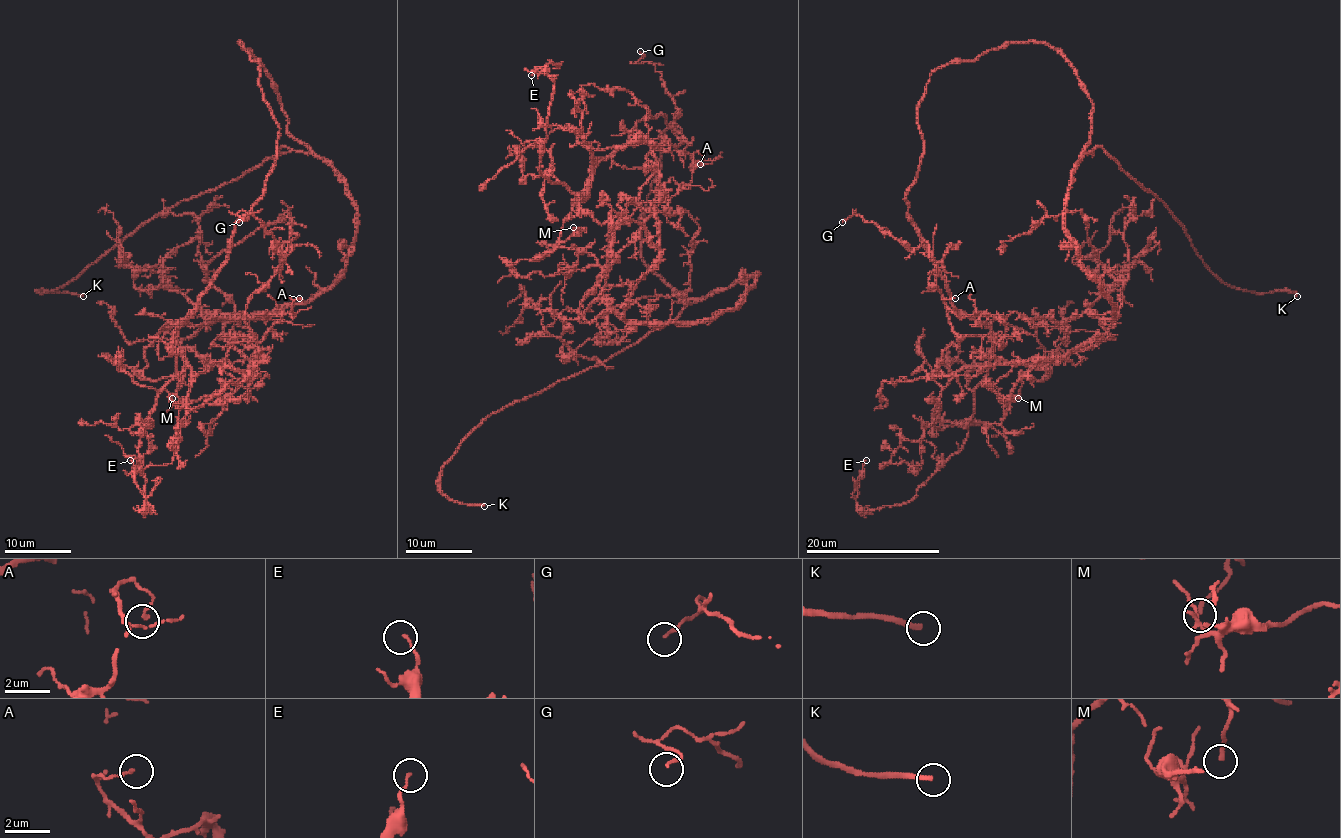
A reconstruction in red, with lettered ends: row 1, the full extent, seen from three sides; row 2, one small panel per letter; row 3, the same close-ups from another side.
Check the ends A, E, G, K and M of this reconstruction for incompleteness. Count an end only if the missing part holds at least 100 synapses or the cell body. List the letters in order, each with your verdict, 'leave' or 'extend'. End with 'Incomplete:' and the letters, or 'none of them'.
A: leave
E: leave
G: leave
K: extend
M: leave
Incomplete: K

